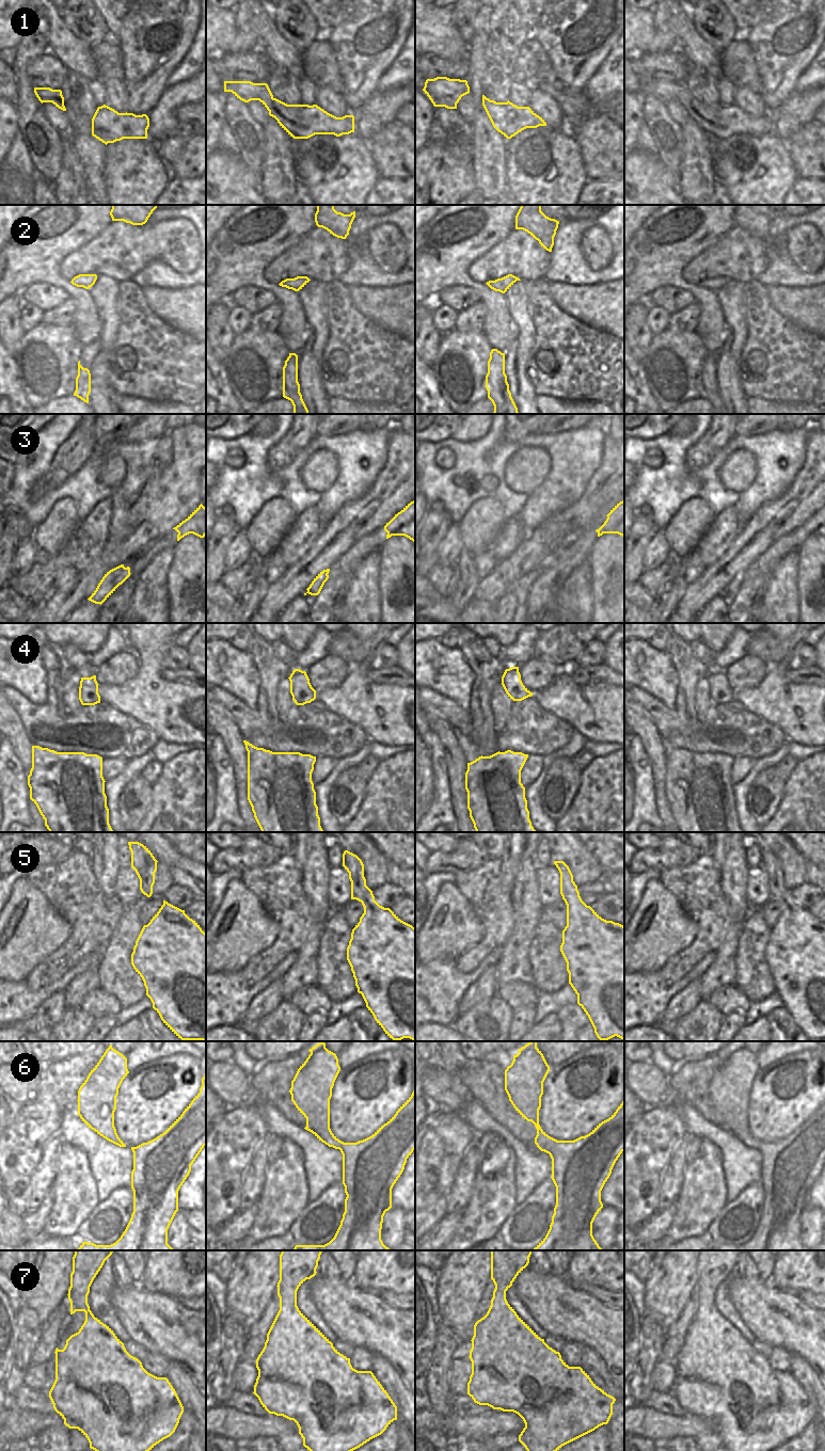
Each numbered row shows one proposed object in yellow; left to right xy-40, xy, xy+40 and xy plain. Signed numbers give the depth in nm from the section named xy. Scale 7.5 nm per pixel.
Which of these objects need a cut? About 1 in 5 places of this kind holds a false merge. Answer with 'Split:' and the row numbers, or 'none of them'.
Split: none of them

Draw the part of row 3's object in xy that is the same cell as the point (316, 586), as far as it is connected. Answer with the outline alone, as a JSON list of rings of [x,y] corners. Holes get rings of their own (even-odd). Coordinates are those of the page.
[[[330,569],[323,570],[322,572],[320,572],[312,581],[312,584],[310,585],[310,587],[306,589],[307,592],[304,593],[304,595],[306,595],[307,593],[311,595],[318,595],[324,585],[324,583],[328,580],[329,578],[329,572]]]

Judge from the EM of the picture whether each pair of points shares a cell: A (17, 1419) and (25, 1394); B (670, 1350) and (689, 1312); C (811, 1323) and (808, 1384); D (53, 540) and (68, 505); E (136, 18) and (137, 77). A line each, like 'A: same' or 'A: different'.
A: different
B: same
C: different
D: same
E: same

